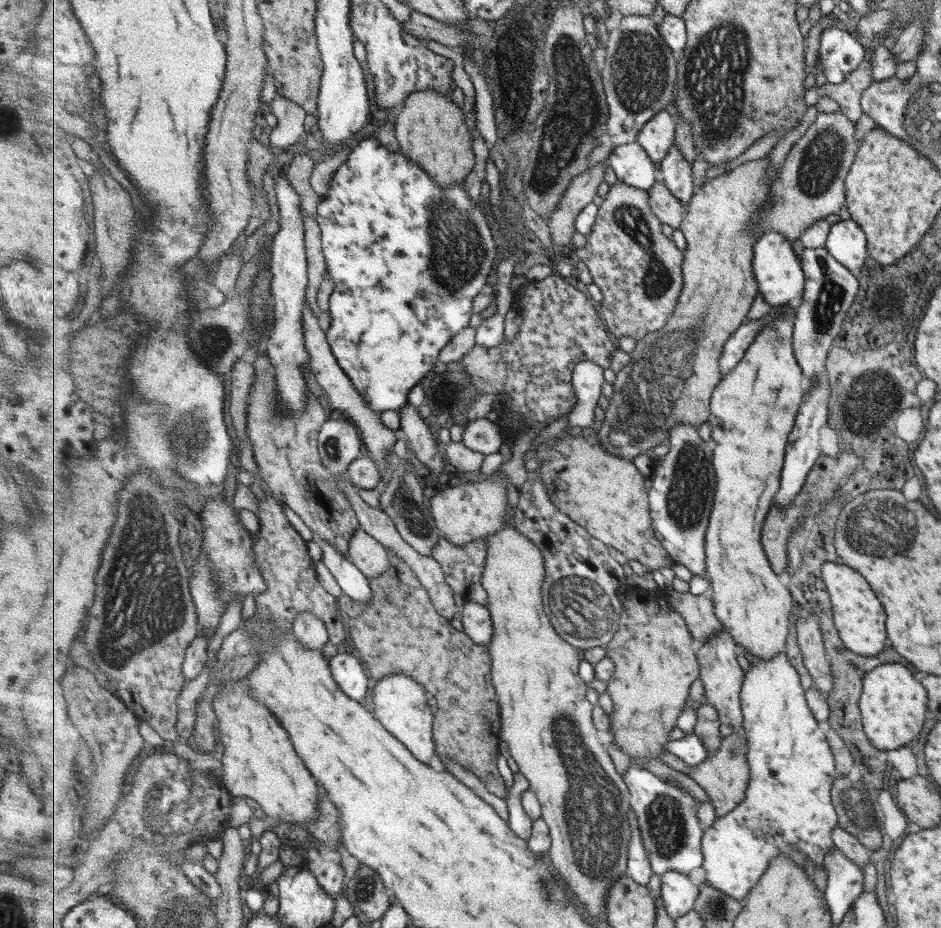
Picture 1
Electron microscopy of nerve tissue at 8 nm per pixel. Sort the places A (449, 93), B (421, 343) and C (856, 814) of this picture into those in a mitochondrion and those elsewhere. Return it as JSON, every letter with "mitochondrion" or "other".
{"A":"other","B":"other","C":"mitochondrion"}

